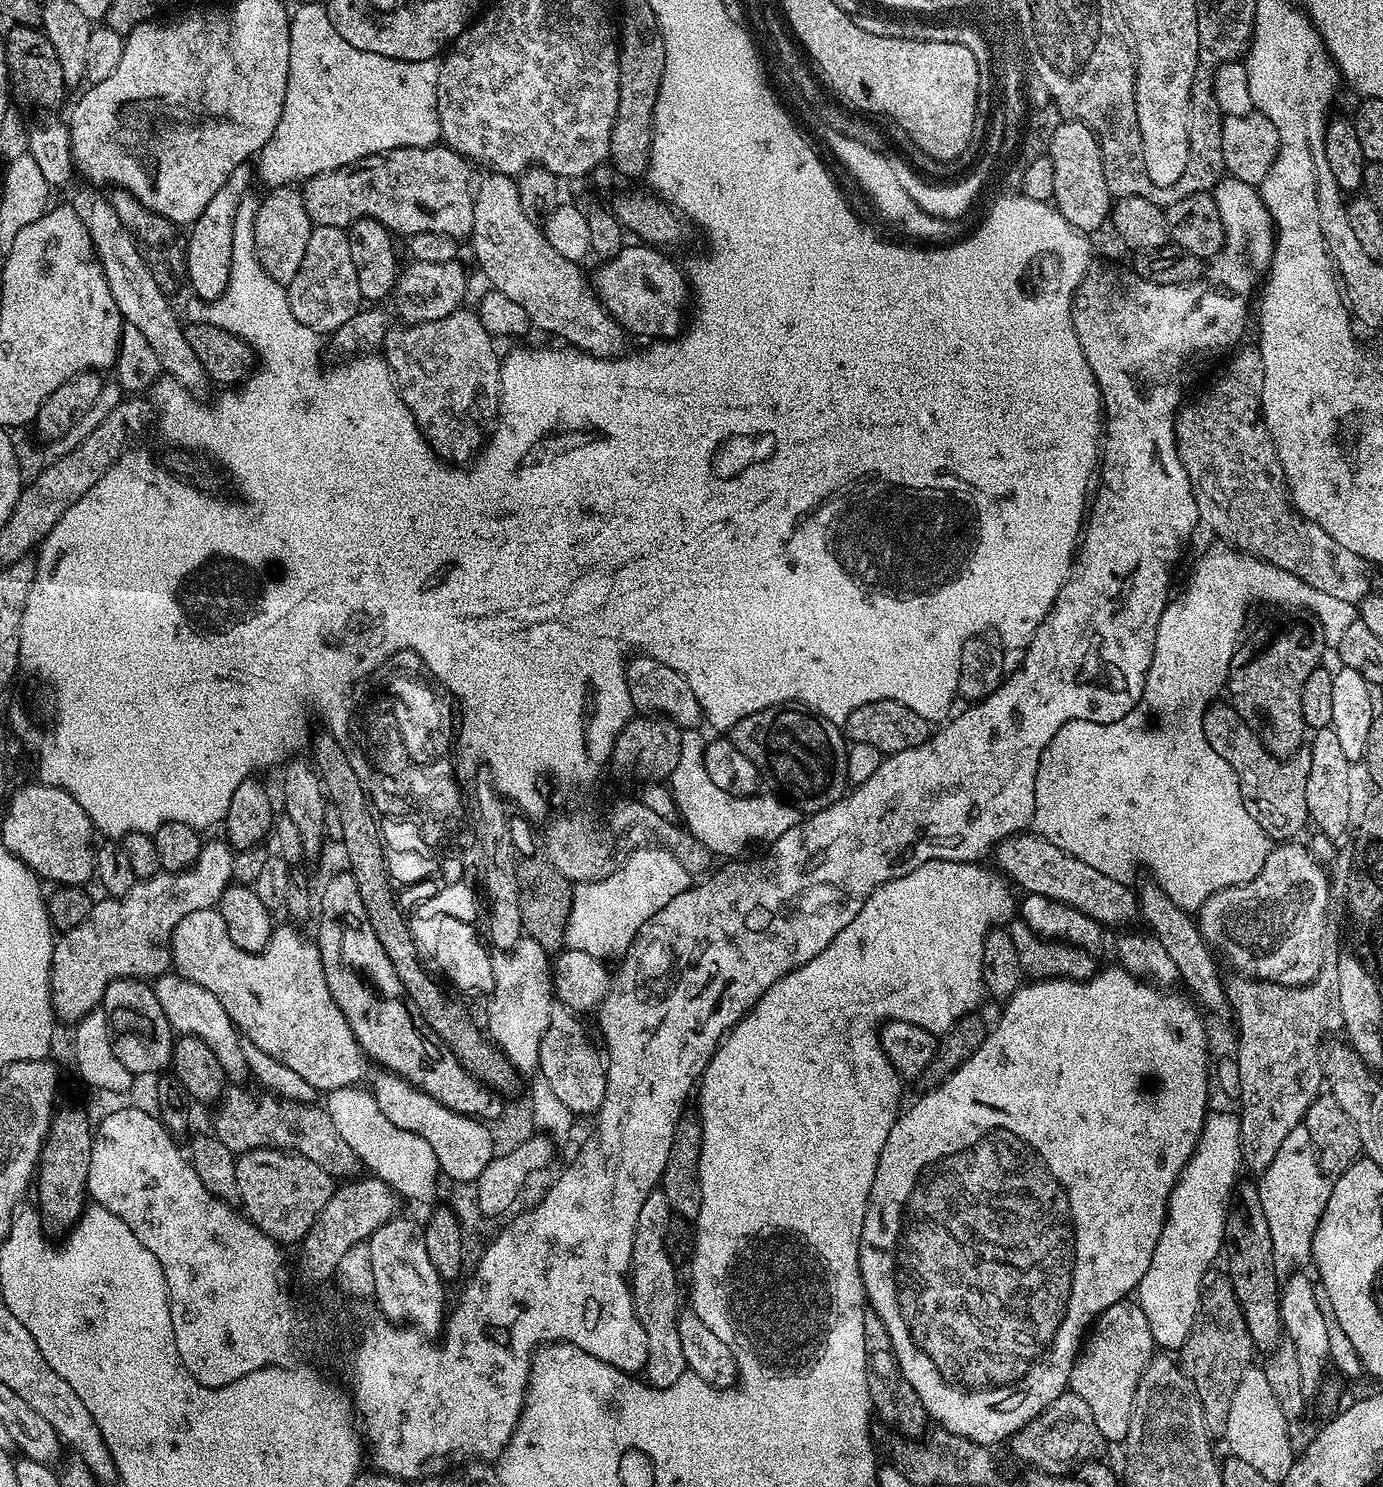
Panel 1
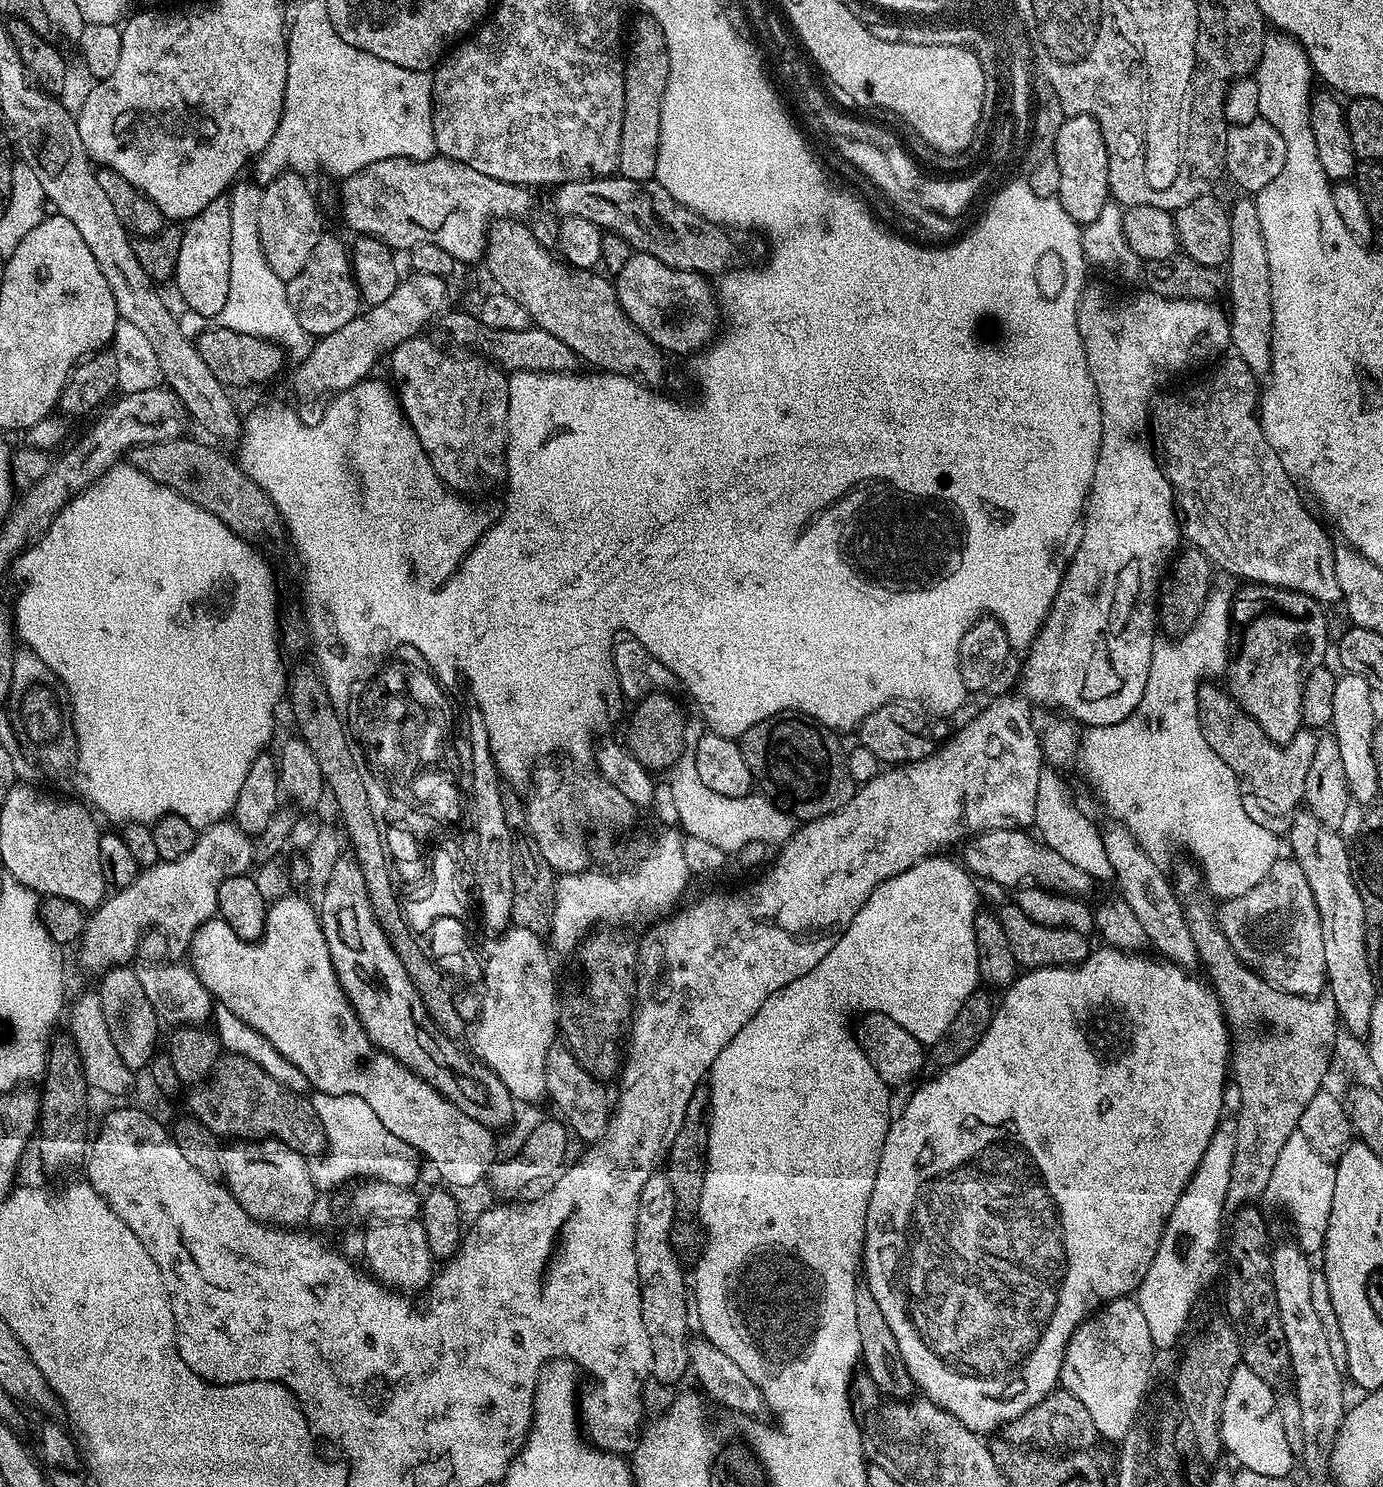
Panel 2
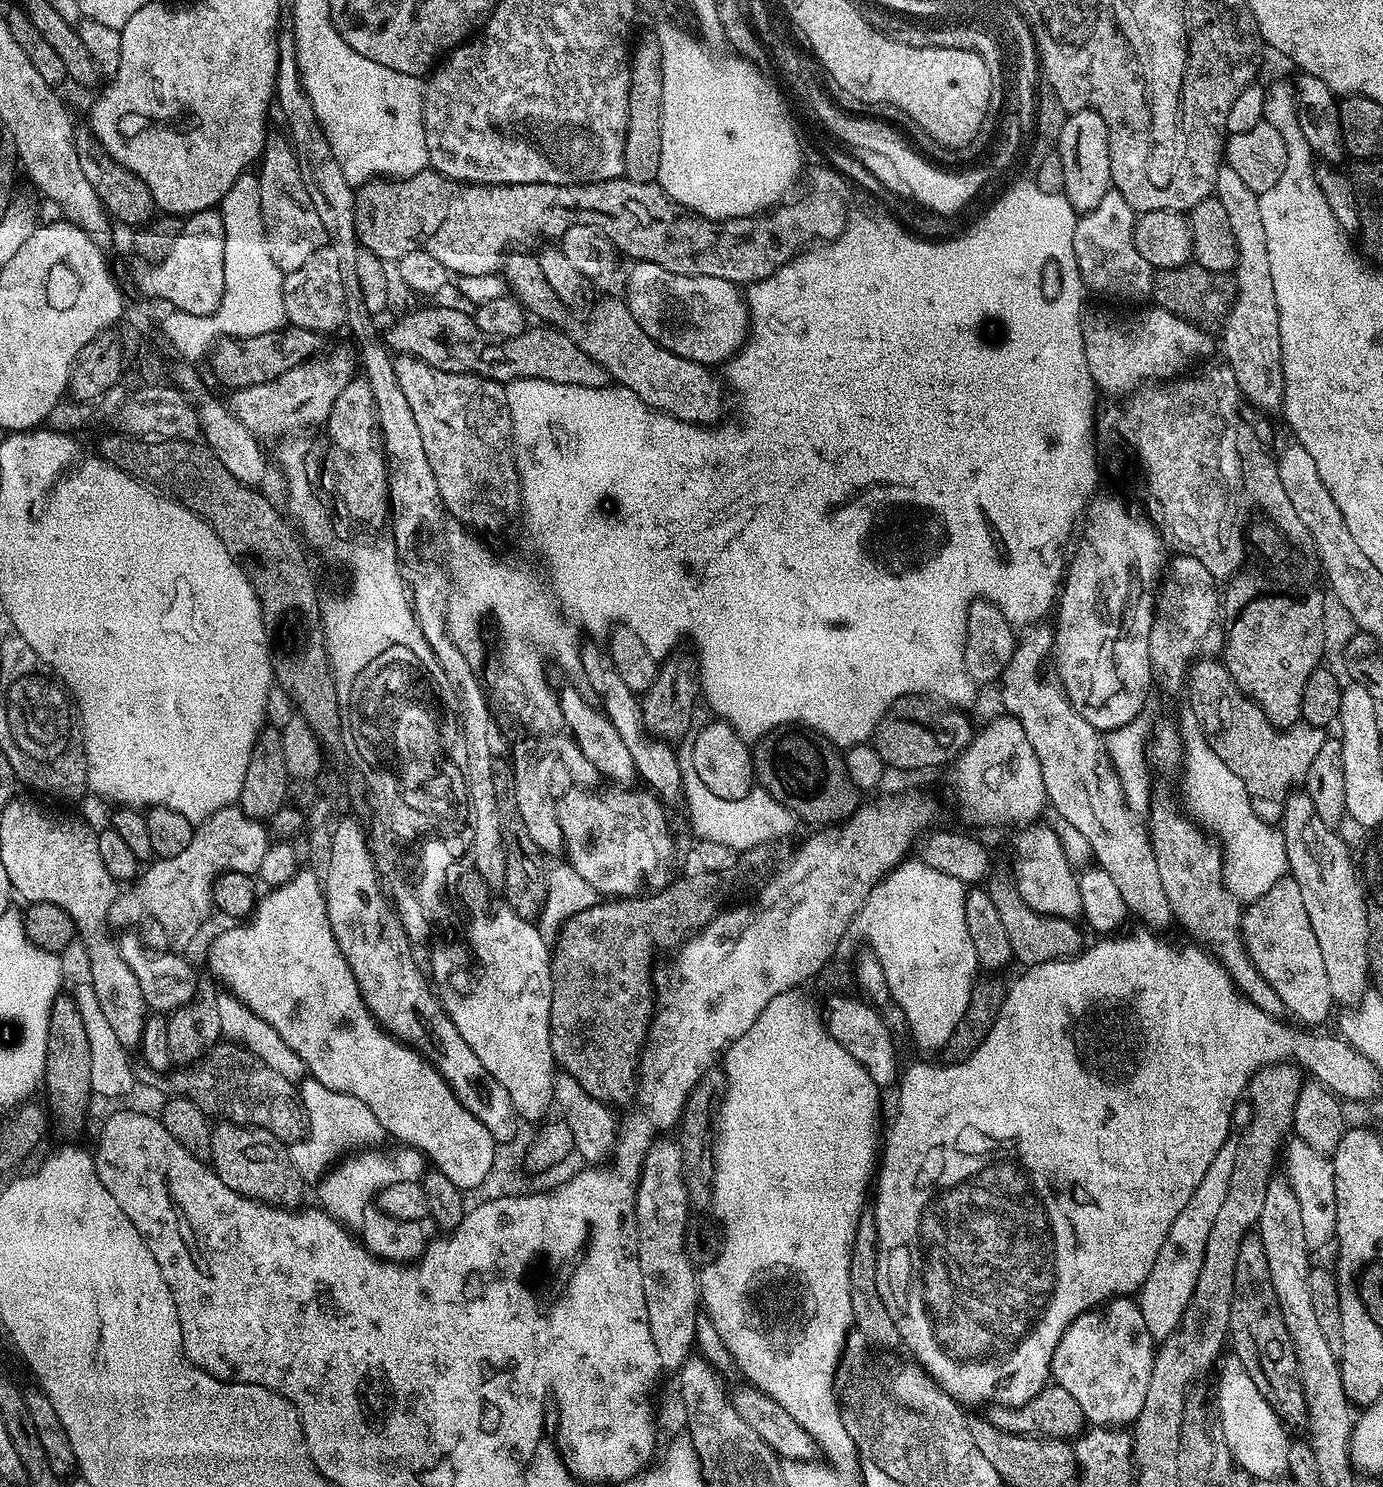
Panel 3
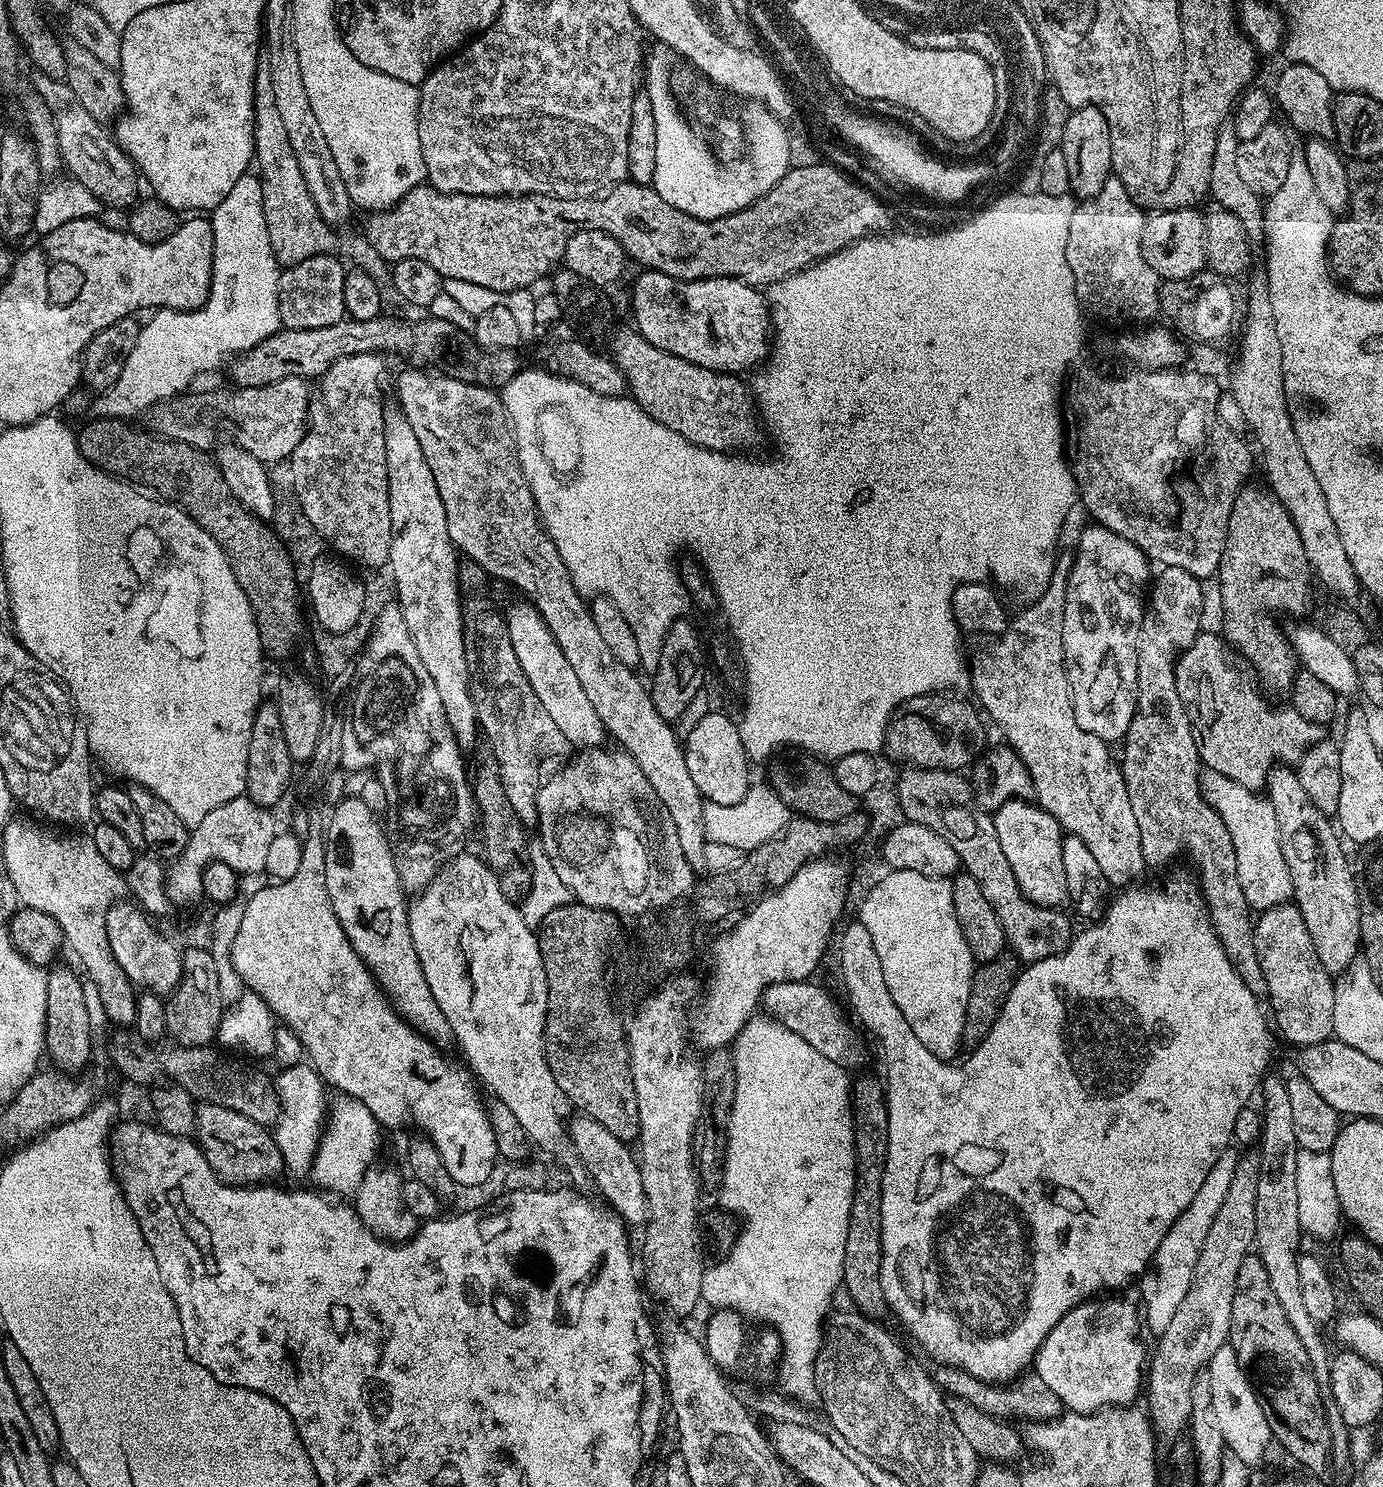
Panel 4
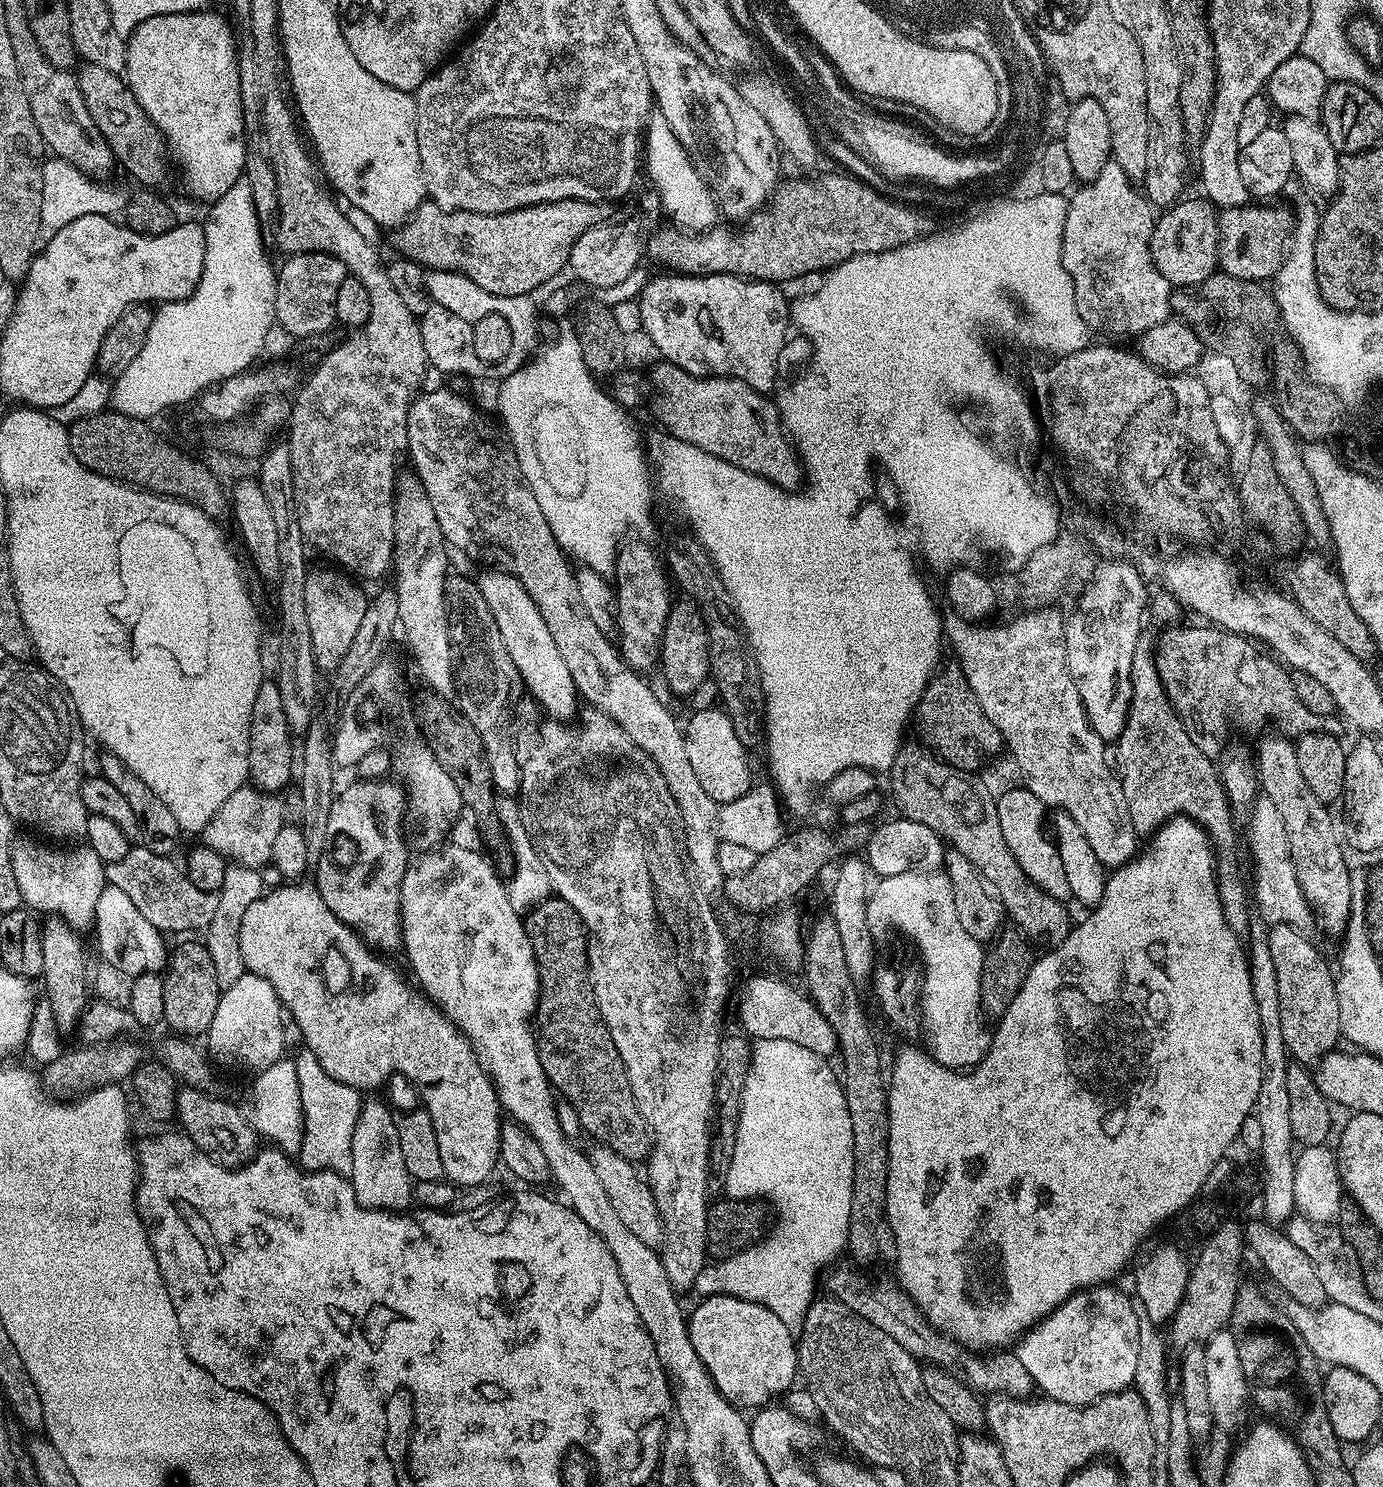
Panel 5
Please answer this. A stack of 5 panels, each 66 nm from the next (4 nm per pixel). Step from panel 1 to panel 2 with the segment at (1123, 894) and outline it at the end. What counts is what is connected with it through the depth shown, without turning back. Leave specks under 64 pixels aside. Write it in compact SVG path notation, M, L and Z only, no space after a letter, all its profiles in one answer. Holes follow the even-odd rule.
M1003 828L981 832L963 845L962 863L973 877L981 881L993 880L1004 888L1045 888L1048 892L1061 892L1064 896L1087 897L1094 885L1094 878L1087 868L1079 868L1070 858L1062 858L1058 850L1023 828Z

